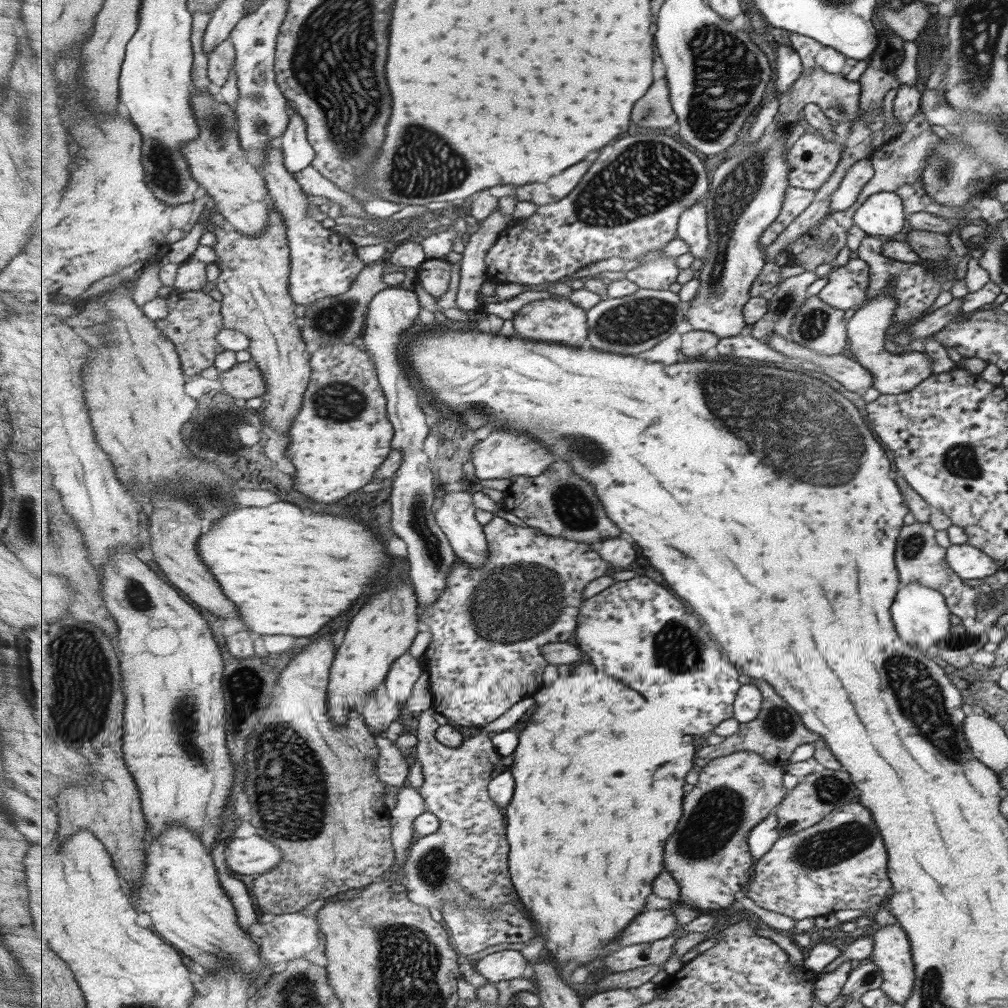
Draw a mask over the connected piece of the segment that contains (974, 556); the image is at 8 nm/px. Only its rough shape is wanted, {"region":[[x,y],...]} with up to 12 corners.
{"region":[[966,542],[950,544],[944,559],[961,580],[1000,569]]}

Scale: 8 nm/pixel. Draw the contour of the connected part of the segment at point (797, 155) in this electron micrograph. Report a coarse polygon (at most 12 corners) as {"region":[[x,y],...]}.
{"region":[[805,129],[788,150],[790,186],[816,191],[844,144]]}

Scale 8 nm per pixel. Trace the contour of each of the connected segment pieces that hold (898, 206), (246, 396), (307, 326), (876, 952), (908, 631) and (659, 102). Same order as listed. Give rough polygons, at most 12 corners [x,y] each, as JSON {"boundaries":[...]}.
{"boundaries":[[[870,194],[857,206],[853,224],[869,236],[906,231],[900,196]],[[250,359],[220,372],[223,392],[251,400],[267,394],[266,380]],[[371,263],[349,292],[306,307],[302,337],[318,348],[363,336],[370,302],[388,288]],[[899,925],[871,934],[869,960],[880,989],[902,1005],[915,980]],[[898,581],[889,608],[897,636],[941,646],[950,612],[939,591]],[[665,78],[635,104],[633,124],[671,128],[677,124]]]}

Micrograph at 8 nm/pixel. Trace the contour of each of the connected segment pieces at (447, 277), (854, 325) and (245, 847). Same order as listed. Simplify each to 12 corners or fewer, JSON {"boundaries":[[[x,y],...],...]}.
{"boundaries":[[[428,259],[414,282],[434,299],[451,286],[451,265]],[[881,292],[846,322],[847,348],[880,394],[931,375],[923,351],[885,350],[895,298]],[[261,836],[234,838],[228,868],[265,875],[283,860],[282,849]]]}

